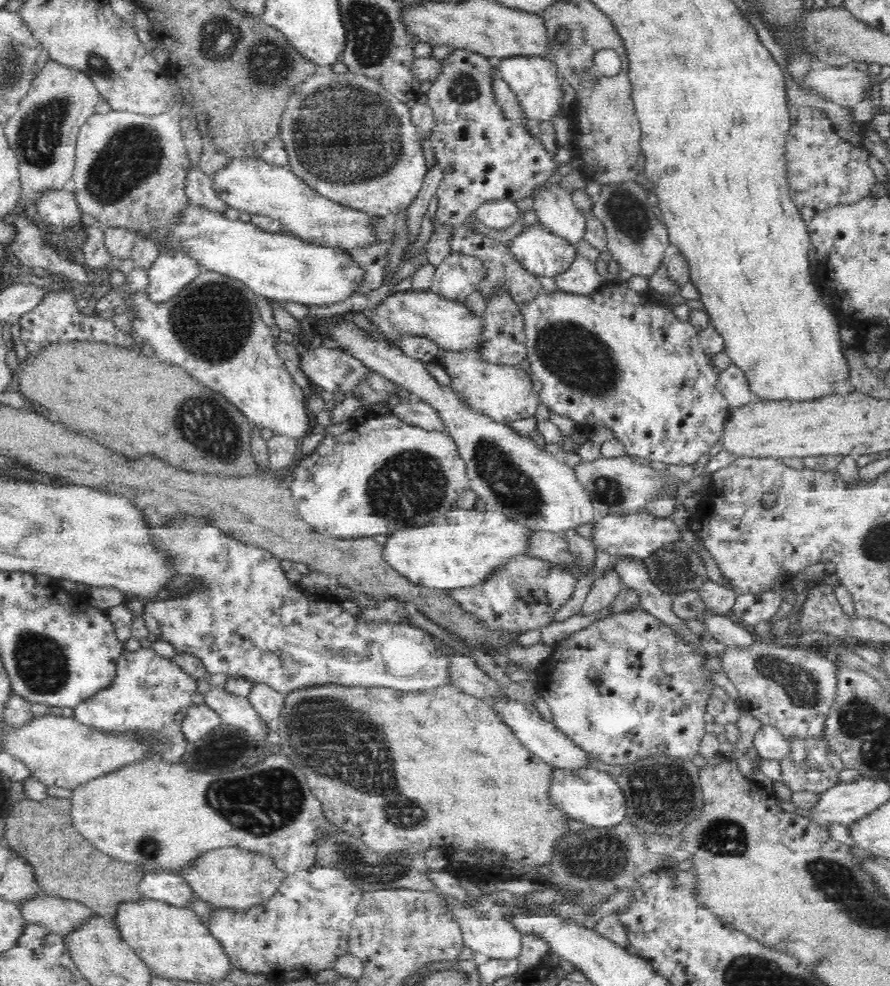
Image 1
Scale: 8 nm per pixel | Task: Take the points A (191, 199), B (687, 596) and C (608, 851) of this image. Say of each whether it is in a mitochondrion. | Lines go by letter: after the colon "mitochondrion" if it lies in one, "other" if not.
A: other
B: mitochondrion
C: mitochondrion

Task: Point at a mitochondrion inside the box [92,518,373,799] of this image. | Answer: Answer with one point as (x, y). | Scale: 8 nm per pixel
(163, 736)

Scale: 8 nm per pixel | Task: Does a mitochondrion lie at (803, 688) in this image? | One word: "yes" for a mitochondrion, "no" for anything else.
yes

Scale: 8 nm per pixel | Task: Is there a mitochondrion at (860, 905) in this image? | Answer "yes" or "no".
yes

